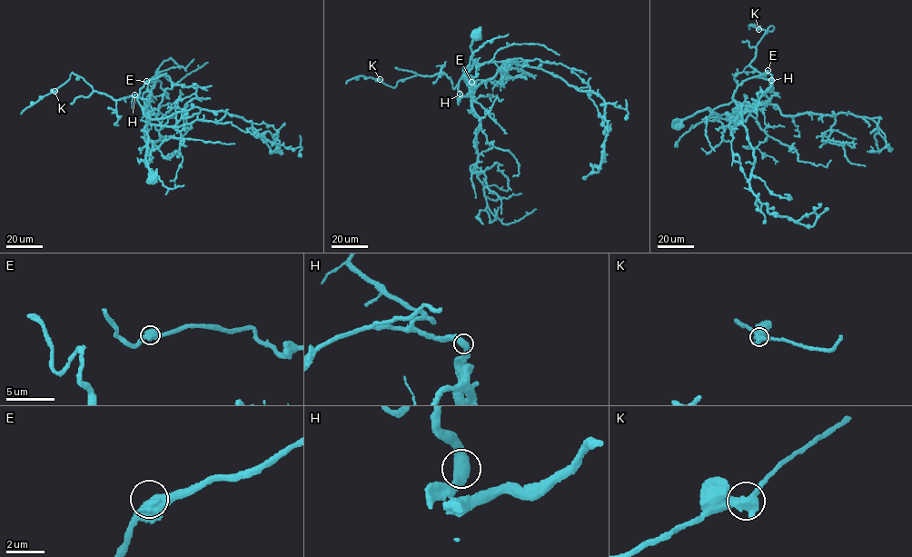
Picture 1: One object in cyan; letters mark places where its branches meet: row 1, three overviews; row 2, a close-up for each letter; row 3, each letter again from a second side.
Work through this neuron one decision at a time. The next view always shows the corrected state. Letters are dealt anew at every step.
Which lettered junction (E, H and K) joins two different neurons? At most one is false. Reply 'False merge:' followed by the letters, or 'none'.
False merge: none

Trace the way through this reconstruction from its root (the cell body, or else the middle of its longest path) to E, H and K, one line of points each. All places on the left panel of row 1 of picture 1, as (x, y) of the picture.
E: (153, 178), (146, 160), (148, 134), (141, 130), (148, 121), (148, 102), (133, 98), (146, 81)
H: (153, 178), (146, 160), (148, 134), (141, 130), (148, 121), (148, 102), (134, 98), (134, 94)
K: (153, 178), (148, 134), (141, 130), (146, 100), (114, 100), (73, 72), (54, 92)

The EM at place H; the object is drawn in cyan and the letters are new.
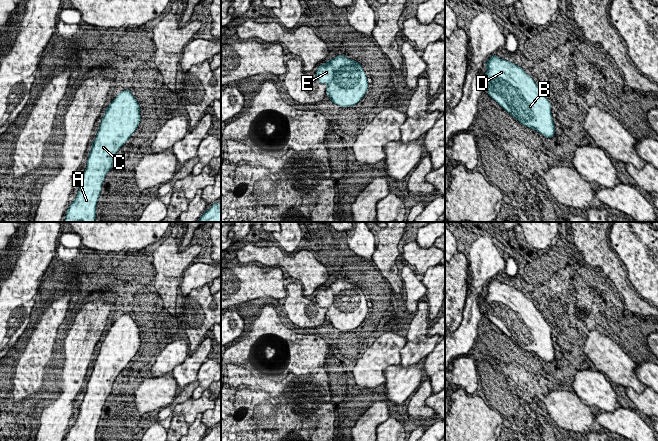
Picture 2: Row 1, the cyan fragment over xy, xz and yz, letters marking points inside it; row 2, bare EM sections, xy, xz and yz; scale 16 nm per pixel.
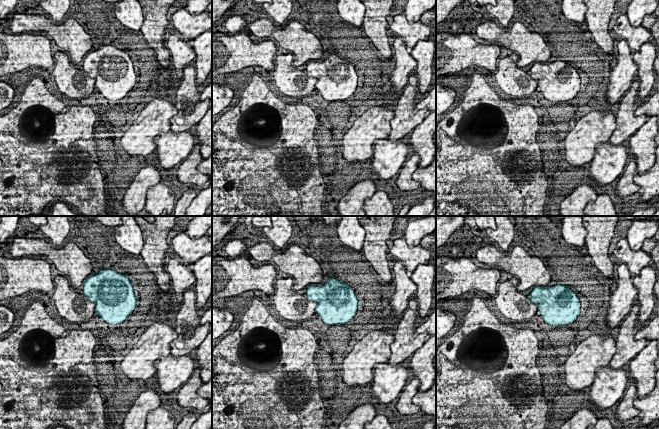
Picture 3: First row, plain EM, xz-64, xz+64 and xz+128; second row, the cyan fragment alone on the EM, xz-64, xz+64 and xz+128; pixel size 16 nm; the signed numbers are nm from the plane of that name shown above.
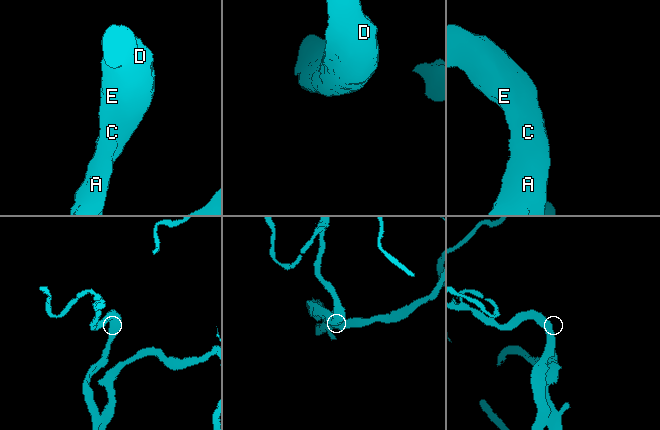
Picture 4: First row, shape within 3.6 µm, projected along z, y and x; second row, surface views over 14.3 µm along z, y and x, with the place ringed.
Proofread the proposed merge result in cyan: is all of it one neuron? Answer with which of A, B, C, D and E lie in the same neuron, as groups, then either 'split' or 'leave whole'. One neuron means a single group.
A B C D E; leave whole

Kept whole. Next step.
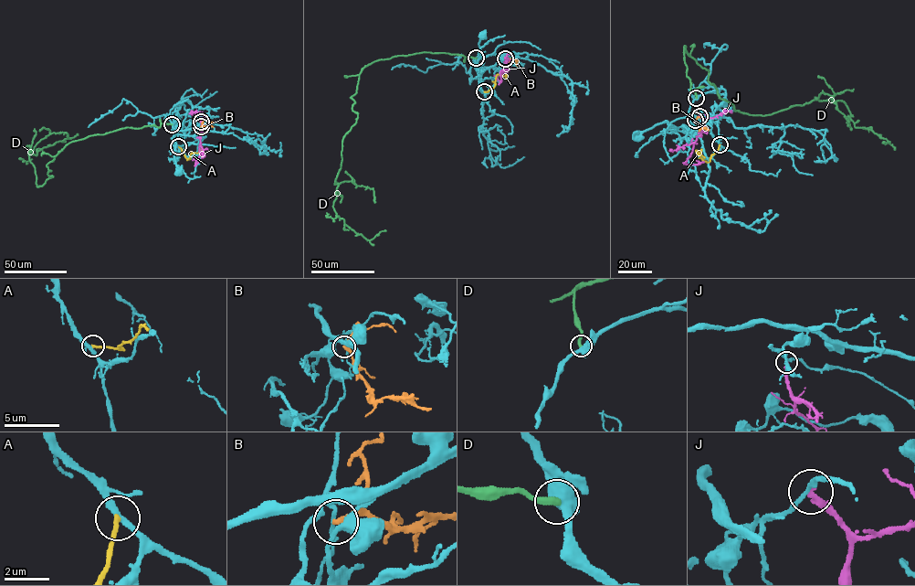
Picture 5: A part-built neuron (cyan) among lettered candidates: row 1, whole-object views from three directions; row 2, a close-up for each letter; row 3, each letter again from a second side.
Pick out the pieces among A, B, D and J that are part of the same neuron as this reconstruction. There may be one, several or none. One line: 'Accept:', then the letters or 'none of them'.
Accept: none of them

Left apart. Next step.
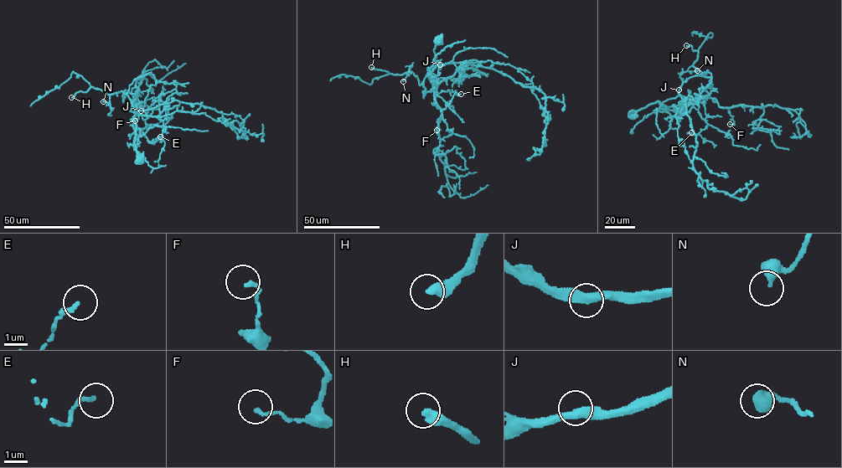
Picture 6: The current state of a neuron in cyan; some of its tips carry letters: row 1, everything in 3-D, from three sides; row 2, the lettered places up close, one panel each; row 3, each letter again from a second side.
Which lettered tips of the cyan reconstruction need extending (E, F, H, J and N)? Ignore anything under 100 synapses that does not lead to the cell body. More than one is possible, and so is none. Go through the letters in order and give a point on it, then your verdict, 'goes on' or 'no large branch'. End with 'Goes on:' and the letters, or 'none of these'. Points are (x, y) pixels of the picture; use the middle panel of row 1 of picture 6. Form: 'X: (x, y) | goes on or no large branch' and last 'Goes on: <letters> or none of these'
E: (461, 94) | no large branch
F: (436, 130) | no large branch
H: (371, 67) | goes on
J: (440, 64) | no large branch
N: (403, 81) | no large branch
Goes on: H

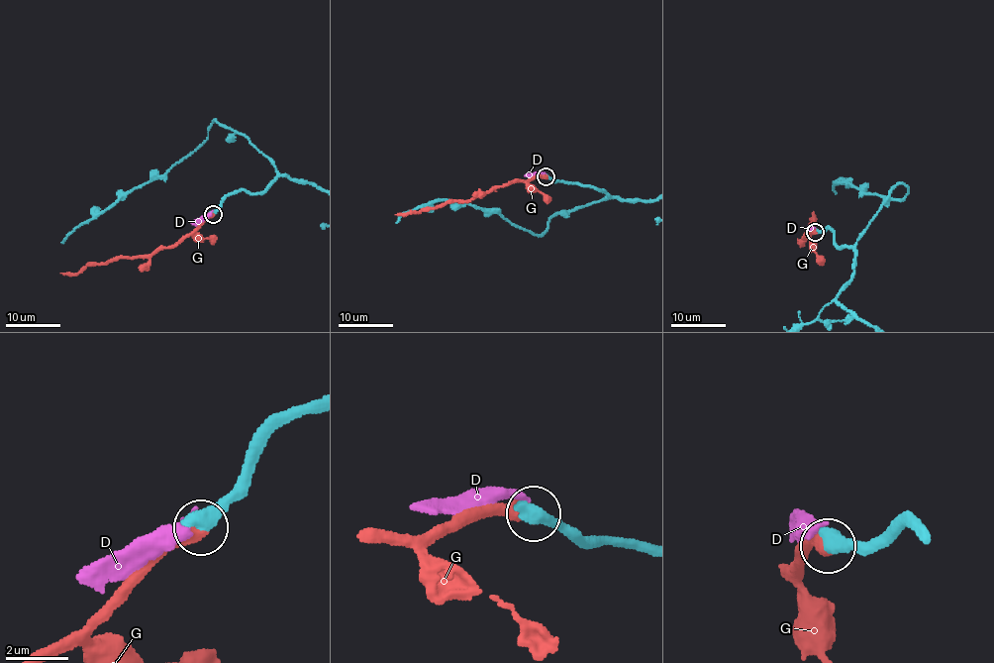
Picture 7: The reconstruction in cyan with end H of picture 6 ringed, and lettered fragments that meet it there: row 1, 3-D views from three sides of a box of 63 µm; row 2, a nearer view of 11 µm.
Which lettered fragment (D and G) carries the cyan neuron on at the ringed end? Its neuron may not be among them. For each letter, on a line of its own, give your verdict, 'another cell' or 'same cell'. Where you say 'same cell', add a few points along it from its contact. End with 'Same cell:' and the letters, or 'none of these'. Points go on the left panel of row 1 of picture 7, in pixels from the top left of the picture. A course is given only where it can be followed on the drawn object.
D: another cell
G: same cell; course (212, 213), (181, 239), (149, 254), (88, 264), (76, 274), (60, 273)
Same cell: G

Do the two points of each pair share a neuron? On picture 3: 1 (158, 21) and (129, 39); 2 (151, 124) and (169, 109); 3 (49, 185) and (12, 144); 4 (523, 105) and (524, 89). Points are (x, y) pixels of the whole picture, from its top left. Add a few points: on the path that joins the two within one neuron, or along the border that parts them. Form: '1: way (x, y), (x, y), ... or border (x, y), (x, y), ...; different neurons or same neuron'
1: way (151, 28), (140, 39), (136, 39); same neuron
2: way (155, 120), (165, 110); same neuron
3: way (38, 179), (14, 155); same neuron
4: border (502, 89), (511, 95), (531, 95); different neurons

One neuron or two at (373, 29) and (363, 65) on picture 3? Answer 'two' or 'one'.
one

